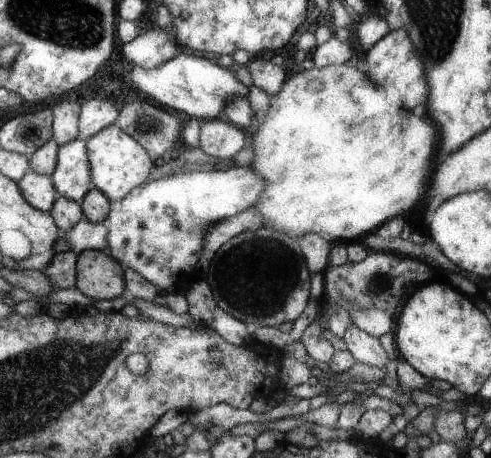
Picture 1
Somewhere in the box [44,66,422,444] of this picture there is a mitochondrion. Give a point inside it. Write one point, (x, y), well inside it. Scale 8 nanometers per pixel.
(280, 300)

